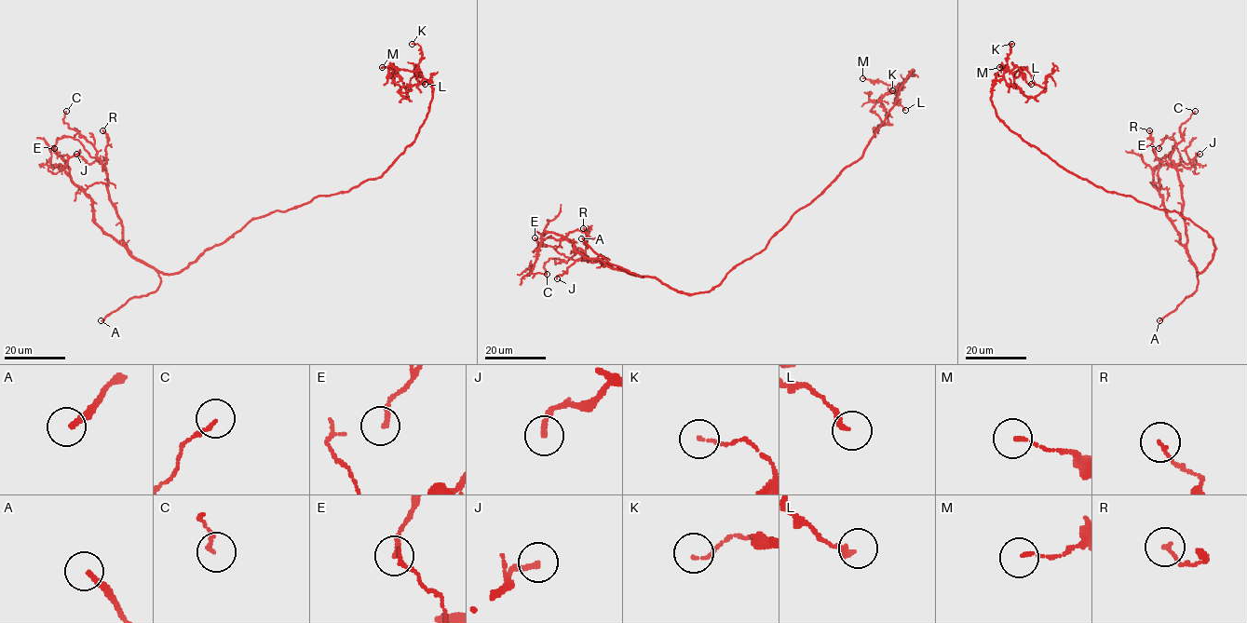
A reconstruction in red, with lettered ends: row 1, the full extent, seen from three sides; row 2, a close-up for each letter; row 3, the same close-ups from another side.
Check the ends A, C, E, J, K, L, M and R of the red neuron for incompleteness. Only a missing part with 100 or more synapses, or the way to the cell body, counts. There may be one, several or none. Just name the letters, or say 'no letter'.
A

